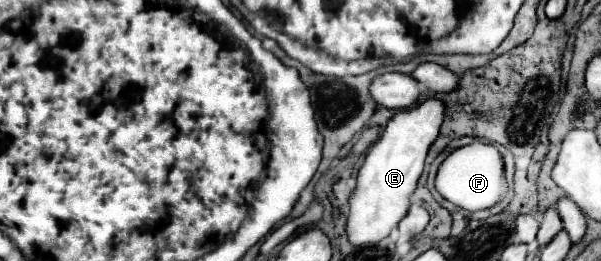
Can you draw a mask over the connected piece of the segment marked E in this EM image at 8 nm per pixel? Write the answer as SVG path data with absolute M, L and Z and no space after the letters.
M427 99L419 107L399 111L391 117L381 139L375 141L367 151L365 163L359 169L357 189L349 199L351 211L347 219L347 233L351 243L377 243L403 219L409 209L409 195L415 191L427 151L439 135L443 117L445 107L439 99Z

